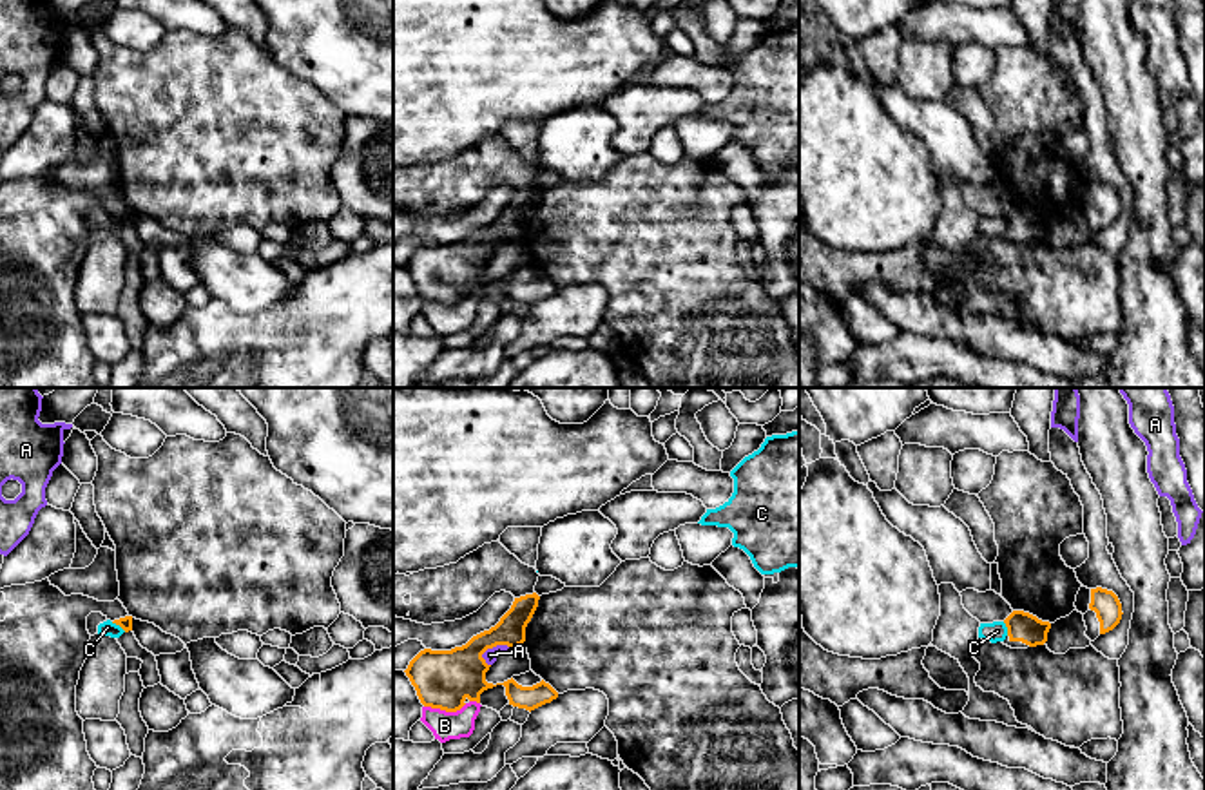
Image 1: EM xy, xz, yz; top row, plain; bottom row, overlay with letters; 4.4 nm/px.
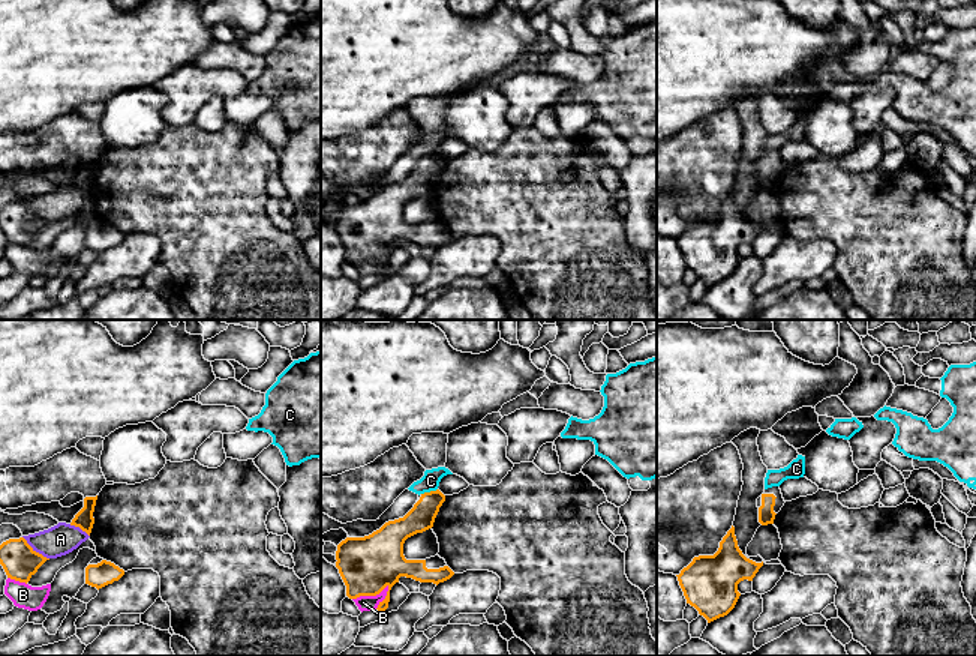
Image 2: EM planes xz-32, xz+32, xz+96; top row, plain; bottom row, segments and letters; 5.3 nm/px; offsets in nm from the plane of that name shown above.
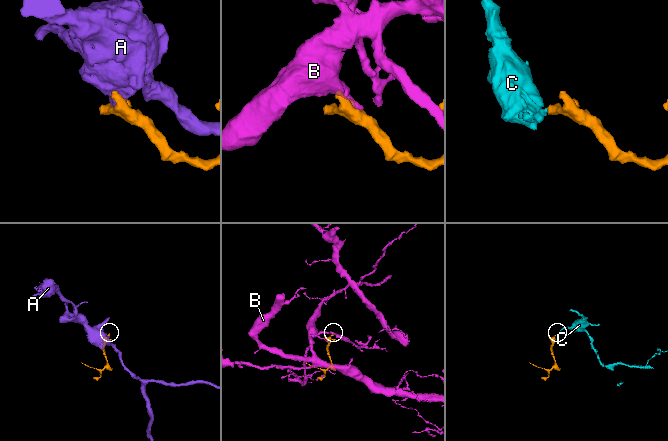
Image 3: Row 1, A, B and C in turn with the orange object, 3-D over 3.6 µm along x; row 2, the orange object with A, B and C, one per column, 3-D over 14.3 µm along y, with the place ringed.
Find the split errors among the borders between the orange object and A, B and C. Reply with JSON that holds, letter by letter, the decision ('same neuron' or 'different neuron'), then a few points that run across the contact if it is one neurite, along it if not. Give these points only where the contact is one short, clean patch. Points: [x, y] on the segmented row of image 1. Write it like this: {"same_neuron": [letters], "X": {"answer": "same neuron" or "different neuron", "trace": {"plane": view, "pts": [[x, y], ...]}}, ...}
{"same_neuron": [], "A": {"answer": "different neuron"}, "B": {"answer": "different neuron"}, "C": {"answer": "different neuron", "trace": {"plane": "xy", "pts": [[111, 622], [125, 631]]}}}

